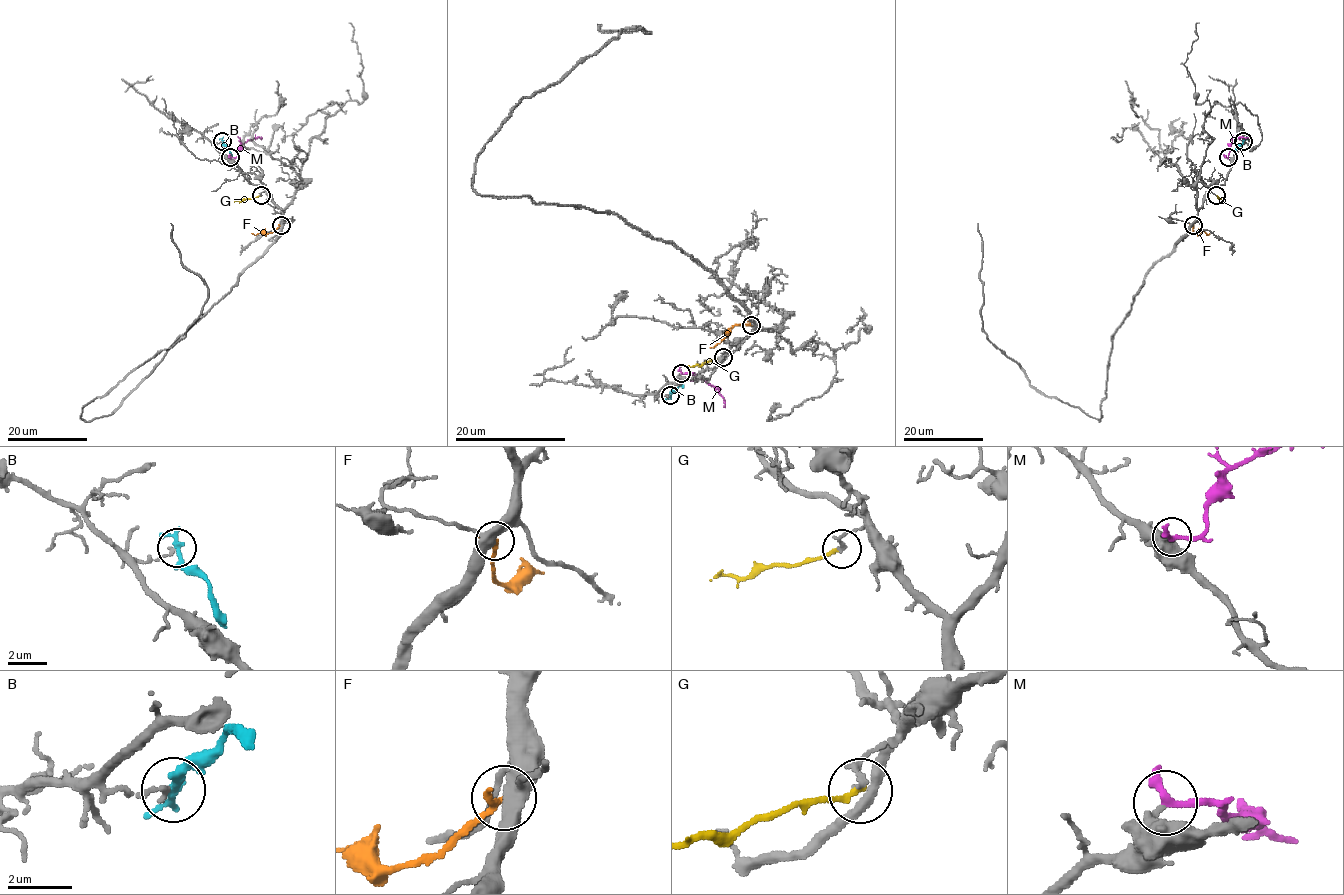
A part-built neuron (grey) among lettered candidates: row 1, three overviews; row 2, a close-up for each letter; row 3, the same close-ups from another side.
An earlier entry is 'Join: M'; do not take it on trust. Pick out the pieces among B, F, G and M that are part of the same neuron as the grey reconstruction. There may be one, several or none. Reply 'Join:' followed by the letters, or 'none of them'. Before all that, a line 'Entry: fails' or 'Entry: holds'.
Entry: holds
Join: M

